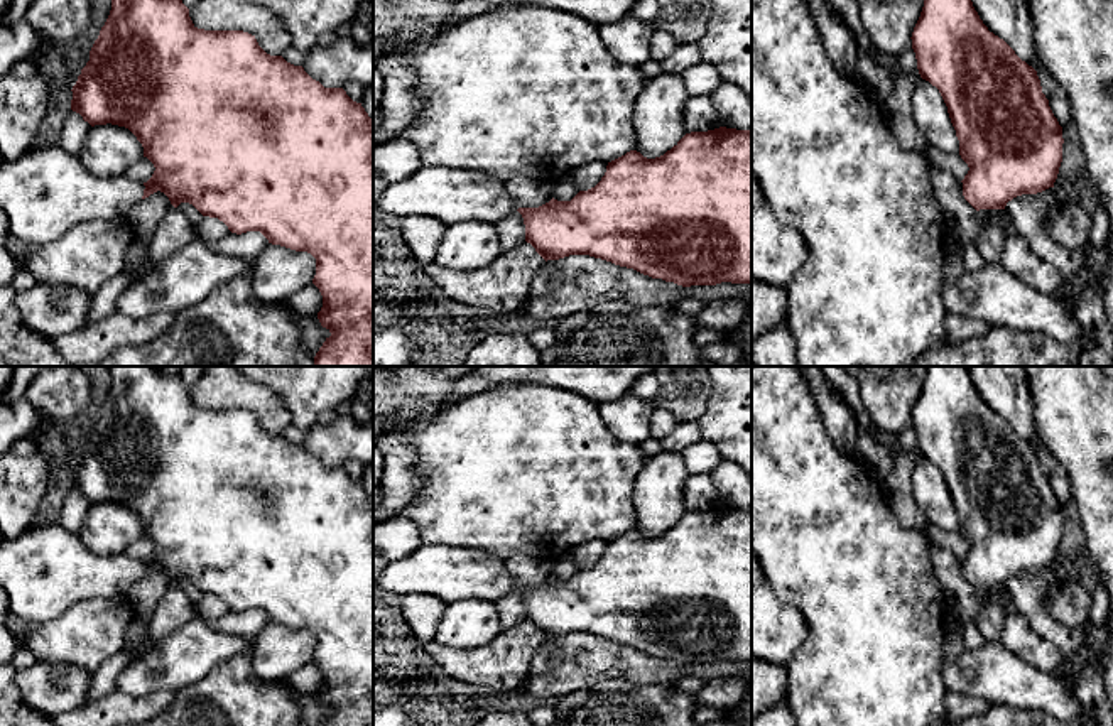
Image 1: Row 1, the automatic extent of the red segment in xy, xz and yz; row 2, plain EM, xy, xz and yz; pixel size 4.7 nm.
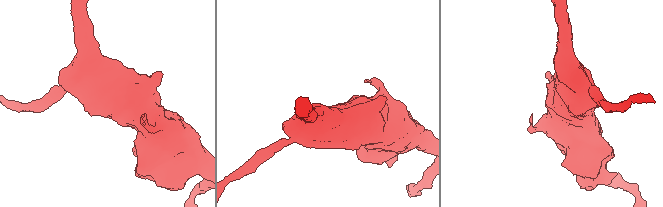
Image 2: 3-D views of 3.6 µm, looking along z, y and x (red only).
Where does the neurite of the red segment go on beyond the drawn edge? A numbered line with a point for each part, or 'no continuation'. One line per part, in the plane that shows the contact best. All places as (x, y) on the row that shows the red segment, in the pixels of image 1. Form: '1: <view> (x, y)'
1: xy (48, 191)

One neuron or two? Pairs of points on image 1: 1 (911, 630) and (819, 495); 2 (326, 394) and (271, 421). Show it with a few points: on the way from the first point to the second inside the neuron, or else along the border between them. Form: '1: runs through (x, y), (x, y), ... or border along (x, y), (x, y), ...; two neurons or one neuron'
1: runs through (877, 596), (830, 546), (821, 529); one neuron
2: border along (260, 385), (266, 385), (282, 400), (293, 422); two neurons

